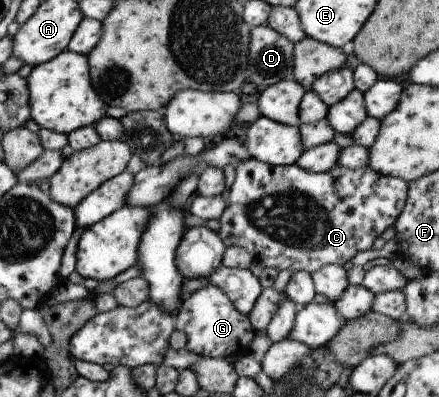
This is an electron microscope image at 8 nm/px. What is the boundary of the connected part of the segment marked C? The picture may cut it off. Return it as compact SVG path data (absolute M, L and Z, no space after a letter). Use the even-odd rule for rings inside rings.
M249 158L235 166L233 183L229 186L229 206L219 221L219 238L225 247L245 249L255 261L275 270L305 271L309 274L329 265L343 266L355 252L371 248L373 240L389 226L403 208L408 183L400 178L376 173L369 166L349 170L335 165L329 173L314 173L292 165L268 165Z

